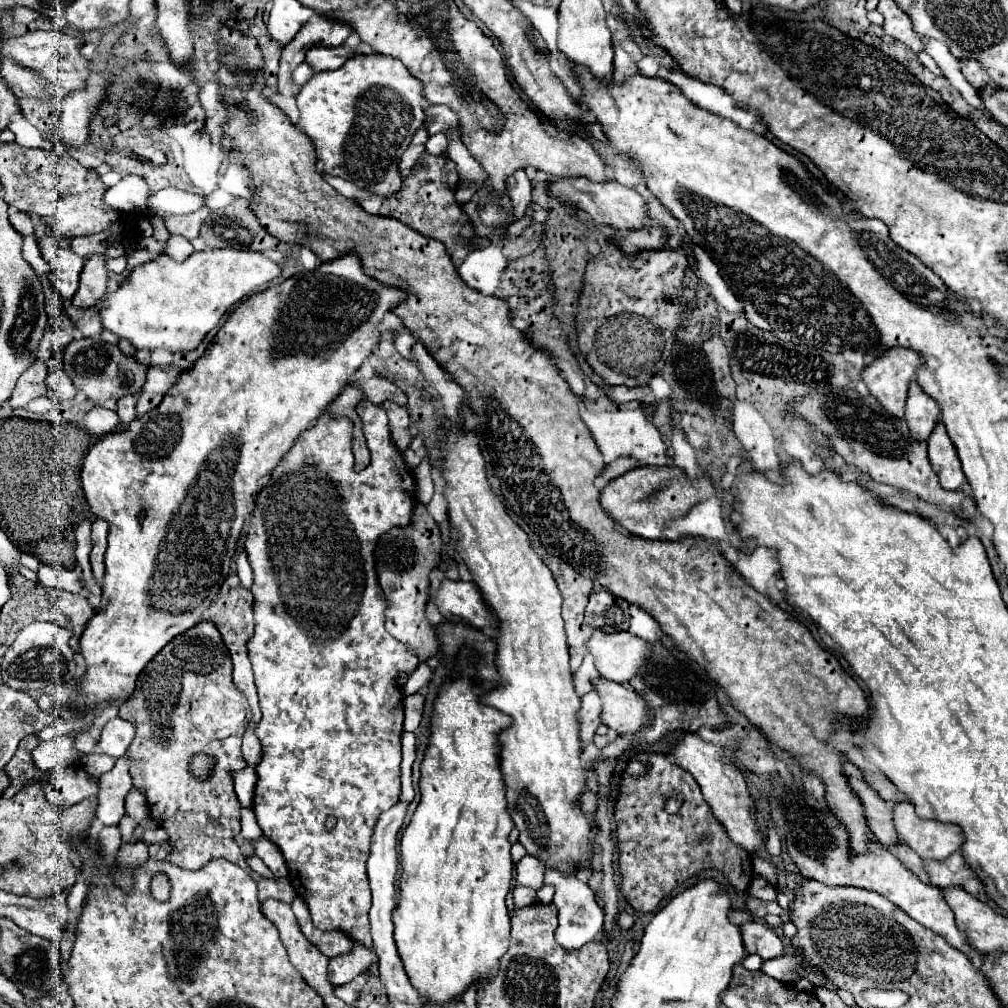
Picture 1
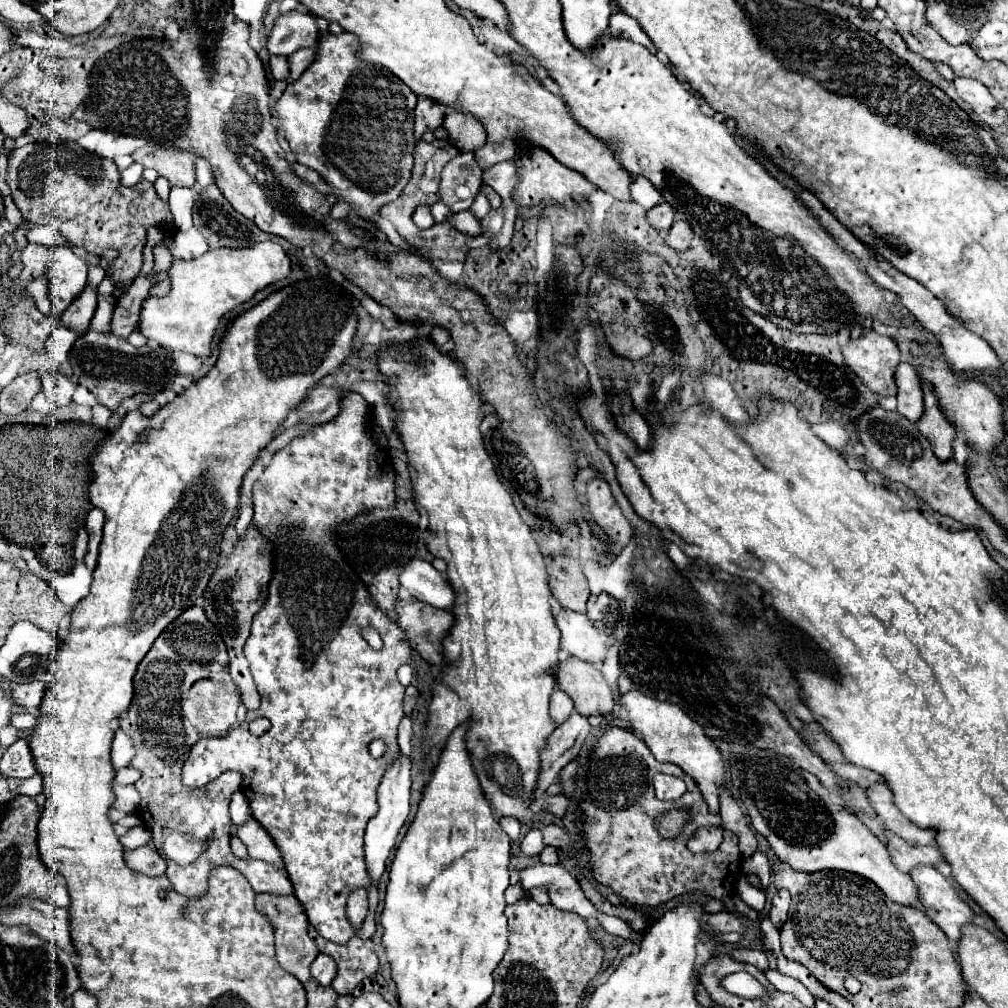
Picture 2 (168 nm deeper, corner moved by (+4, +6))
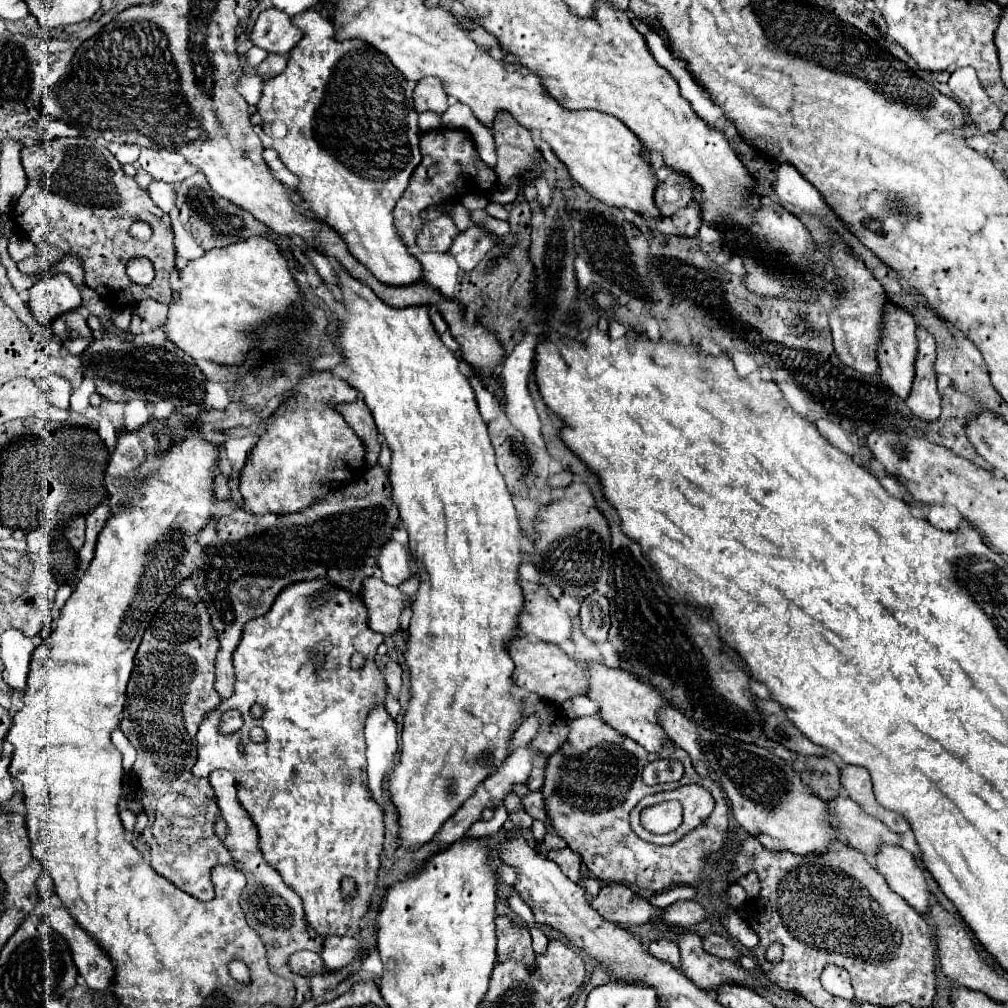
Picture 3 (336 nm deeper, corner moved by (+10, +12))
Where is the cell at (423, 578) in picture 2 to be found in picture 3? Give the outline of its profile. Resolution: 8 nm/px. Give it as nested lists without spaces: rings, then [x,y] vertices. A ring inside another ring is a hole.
[[[390,541],[382,547],[378,569],[382,573],[382,579],[390,585],[402,585],[410,579],[410,553],[406,547],[402,547],[398,541]]]

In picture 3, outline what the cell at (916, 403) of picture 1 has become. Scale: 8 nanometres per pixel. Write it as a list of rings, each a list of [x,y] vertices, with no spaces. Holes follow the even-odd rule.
[[[888,303],[888,315],[884,323],[884,337],[878,347],[878,363],[882,371],[882,383],[896,393],[900,399],[908,399],[912,381],[914,381],[914,361],[916,361],[916,323],[910,313],[906,313],[900,307],[894,307]]]

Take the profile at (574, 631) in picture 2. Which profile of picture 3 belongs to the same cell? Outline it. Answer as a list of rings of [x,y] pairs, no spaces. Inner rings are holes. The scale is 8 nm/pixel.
[[[520,581],[526,595],[526,609],[520,615],[520,631],[546,643],[562,645],[572,637],[572,617],[560,609],[558,601],[546,593],[546,587]]]

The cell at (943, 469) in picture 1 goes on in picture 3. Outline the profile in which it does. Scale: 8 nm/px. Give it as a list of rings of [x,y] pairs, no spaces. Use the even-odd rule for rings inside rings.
[[[918,329],[918,357],[916,357],[916,377],[912,385],[912,393],[906,399],[908,409],[924,419],[926,423],[932,423],[940,417],[940,395],[936,391],[936,373],[932,369],[936,361],[936,343],[934,337]]]

